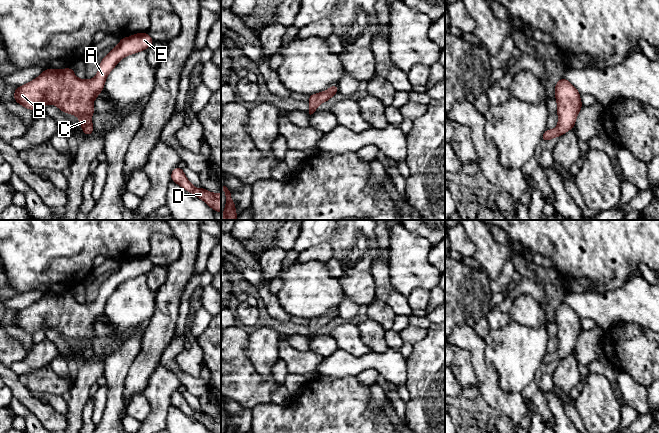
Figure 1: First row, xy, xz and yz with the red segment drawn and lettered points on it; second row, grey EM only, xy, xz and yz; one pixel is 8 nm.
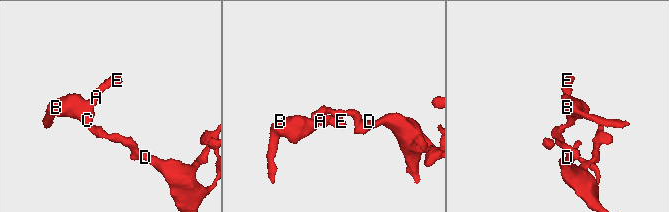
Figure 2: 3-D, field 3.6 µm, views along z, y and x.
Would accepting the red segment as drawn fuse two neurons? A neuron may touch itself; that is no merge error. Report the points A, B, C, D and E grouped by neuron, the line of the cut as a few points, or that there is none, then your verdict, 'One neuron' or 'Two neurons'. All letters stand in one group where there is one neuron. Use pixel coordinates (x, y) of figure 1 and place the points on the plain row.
Groups: A B C D E. No split. One neuron

